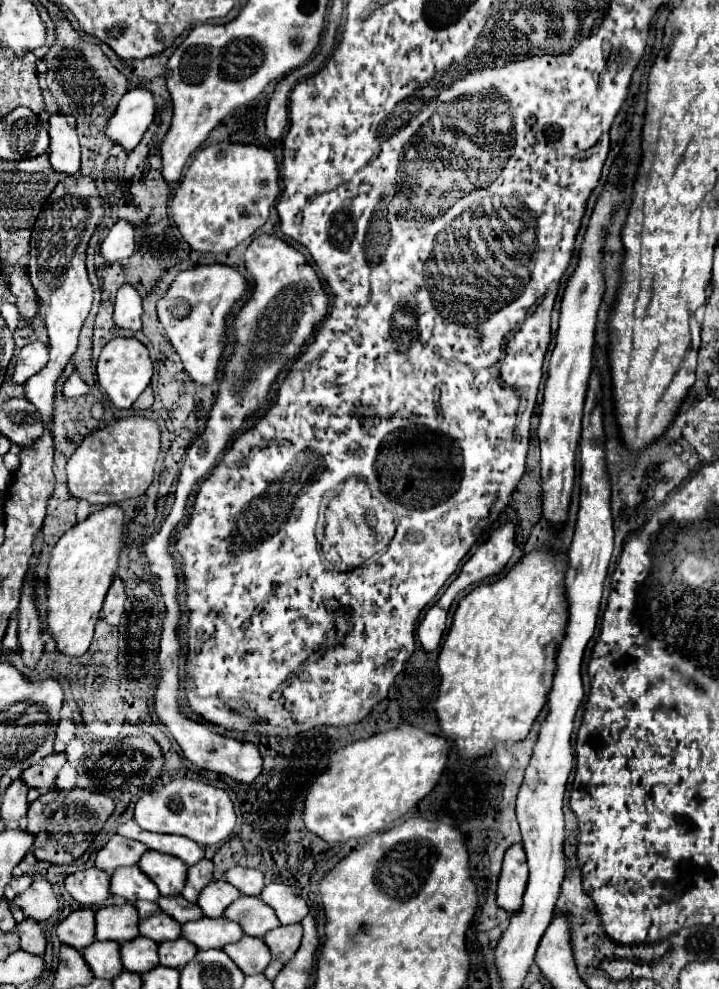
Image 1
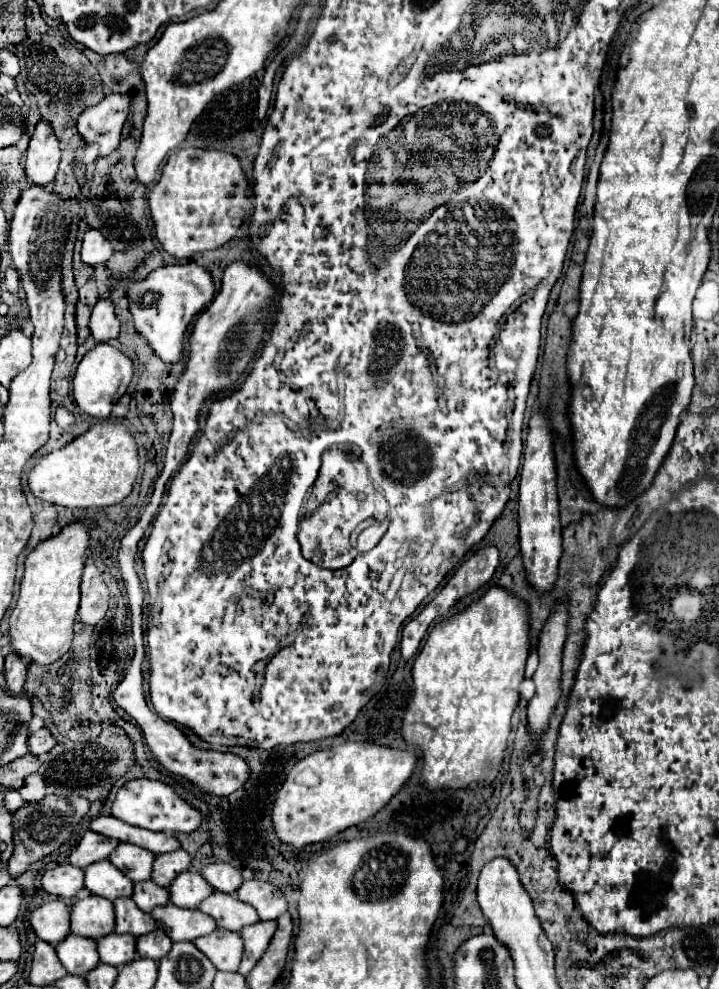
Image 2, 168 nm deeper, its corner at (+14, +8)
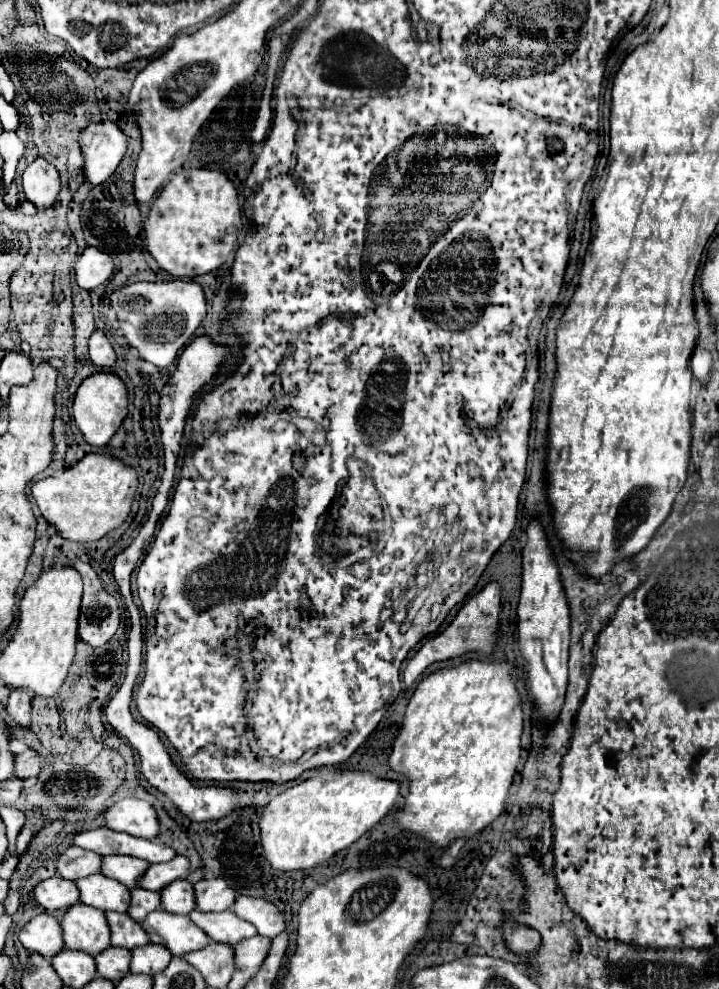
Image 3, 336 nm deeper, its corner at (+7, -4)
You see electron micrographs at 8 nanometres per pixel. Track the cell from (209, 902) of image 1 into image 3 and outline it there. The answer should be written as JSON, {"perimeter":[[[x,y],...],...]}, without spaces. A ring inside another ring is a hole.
{"perimeter":[[[179,879],[175,885],[167,885],[167,889],[161,891],[163,897],[163,909],[175,915],[189,915],[195,911],[195,889],[189,881]]]}

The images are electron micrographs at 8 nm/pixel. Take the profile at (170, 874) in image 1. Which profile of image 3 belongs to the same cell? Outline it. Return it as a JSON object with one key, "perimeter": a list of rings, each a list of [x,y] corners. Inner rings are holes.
{"perimeter":[[[109,855],[103,857],[103,869],[101,873],[105,877],[117,879],[127,889],[135,889],[143,873],[149,869],[149,863],[131,855]]]}

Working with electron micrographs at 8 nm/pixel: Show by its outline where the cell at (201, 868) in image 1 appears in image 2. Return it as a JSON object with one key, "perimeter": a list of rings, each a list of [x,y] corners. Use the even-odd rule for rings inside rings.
{"perimeter":[[[184,849],[156,855],[154,867],[152,867],[152,881],[156,881],[162,887],[168,887],[174,877],[178,877],[182,871],[190,867],[190,861],[192,857]]]}

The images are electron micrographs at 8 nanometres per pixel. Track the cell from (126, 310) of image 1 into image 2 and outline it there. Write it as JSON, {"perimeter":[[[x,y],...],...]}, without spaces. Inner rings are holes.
{"perimeter":[[[98,301],[90,315],[90,333],[98,343],[108,343],[110,339],[118,339],[120,321],[114,315],[114,305],[110,301]]]}

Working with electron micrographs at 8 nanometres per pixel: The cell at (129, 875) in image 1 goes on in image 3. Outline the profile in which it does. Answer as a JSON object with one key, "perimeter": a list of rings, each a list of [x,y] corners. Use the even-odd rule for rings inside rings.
{"perimeter":[[[101,873],[79,879],[77,887],[81,893],[81,903],[97,907],[101,911],[127,913],[131,905],[131,891],[123,883],[103,877]]]}

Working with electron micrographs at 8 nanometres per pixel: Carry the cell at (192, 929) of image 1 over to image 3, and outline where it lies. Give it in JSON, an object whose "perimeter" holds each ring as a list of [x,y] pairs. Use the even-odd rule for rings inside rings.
{"perimeter":[[[157,909],[149,913],[141,923],[153,943],[167,947],[177,957],[209,945],[207,933],[203,933],[203,929],[199,929],[189,917]]]}

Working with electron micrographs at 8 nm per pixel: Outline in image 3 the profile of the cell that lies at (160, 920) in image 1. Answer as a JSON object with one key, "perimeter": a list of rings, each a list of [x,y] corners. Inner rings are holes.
{"perimeter":[[[107,913],[107,921],[111,927],[111,945],[113,947],[125,947],[135,949],[149,943],[149,935],[145,929],[133,921],[125,913]]]}

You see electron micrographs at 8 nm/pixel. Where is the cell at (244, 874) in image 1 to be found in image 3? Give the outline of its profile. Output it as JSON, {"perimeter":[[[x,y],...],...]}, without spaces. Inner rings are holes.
{"perimeter":[[[201,879],[195,883],[197,911],[227,911],[235,903],[237,893],[225,883],[225,879]]]}

